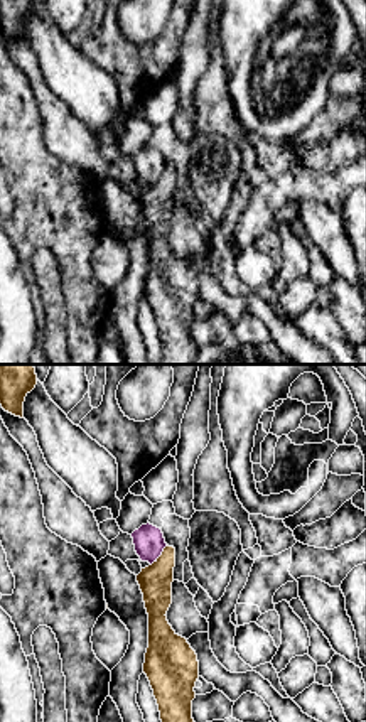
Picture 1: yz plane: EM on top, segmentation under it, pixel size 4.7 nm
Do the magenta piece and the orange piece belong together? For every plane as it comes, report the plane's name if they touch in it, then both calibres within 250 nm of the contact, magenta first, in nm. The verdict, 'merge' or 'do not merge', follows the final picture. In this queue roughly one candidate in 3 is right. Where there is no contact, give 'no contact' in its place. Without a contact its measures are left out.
meets magenta in yz; 150 nm thick on the magenta side, 160 nm on the other

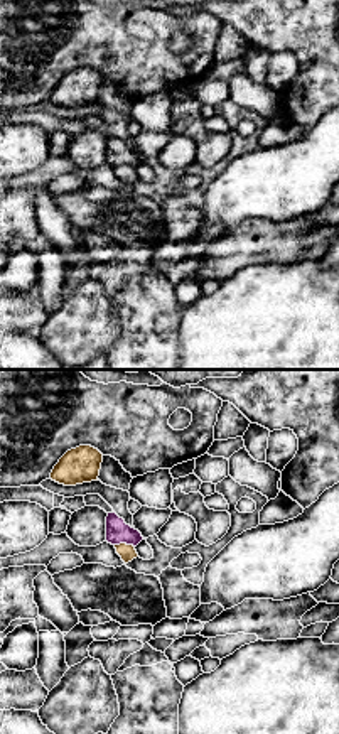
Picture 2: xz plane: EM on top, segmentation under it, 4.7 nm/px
meets magenta in xz; 110 nm thick on the magenta side, 80 nm on the other

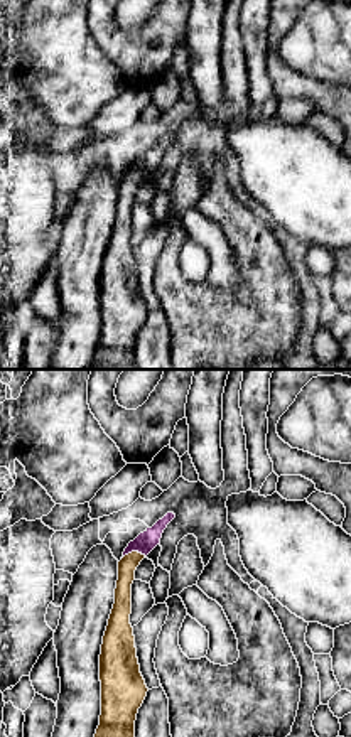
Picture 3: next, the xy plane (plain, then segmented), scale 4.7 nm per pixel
meets magenta in xy; 100 nm thick on the magenta side, 90 nm on the other

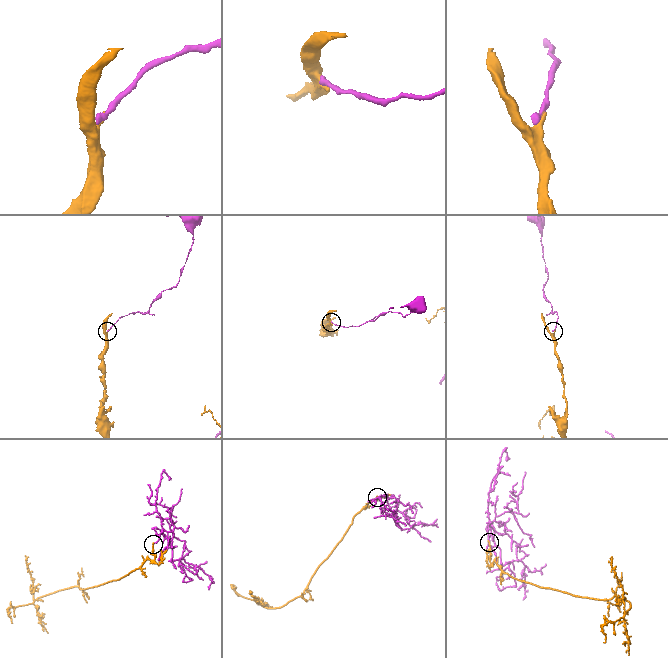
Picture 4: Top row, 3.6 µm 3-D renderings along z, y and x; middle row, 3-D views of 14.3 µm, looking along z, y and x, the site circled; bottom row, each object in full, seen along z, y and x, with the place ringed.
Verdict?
do not merge

